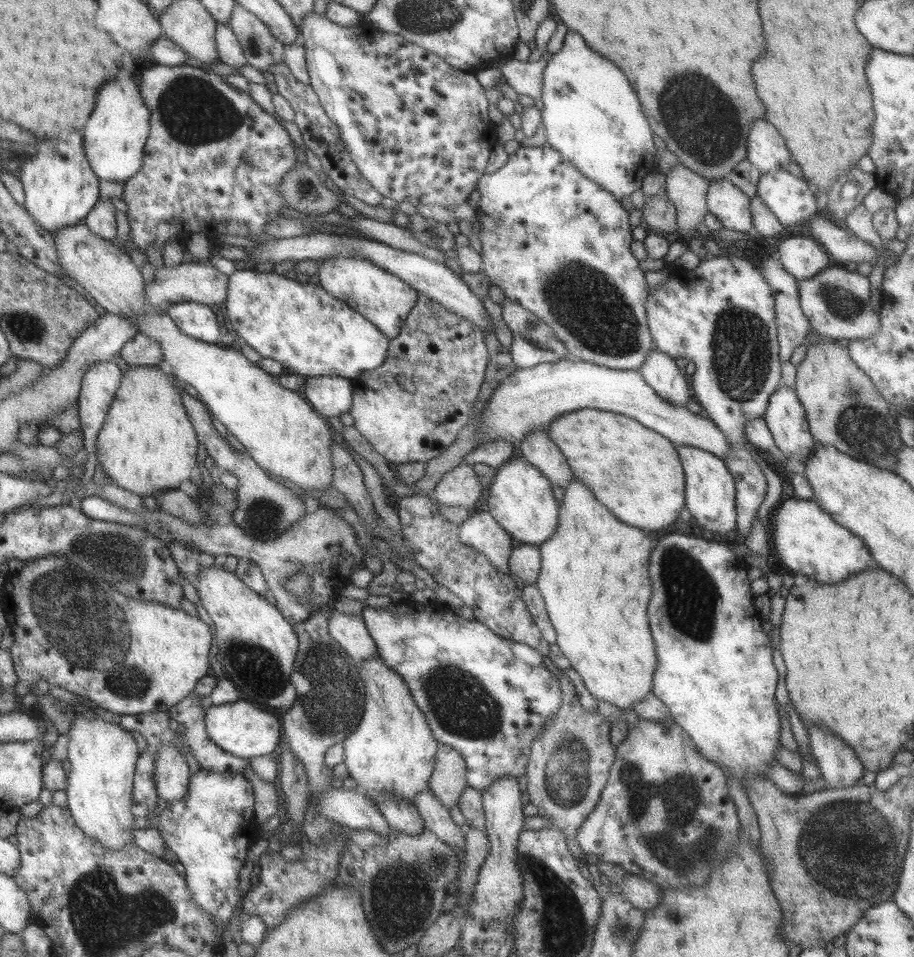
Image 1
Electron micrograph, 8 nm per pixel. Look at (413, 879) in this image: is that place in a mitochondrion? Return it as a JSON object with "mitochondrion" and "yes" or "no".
{"mitochondrion":"yes"}

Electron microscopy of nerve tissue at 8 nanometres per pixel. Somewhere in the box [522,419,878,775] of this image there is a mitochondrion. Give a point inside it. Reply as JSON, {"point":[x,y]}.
{"point":[690,591]}

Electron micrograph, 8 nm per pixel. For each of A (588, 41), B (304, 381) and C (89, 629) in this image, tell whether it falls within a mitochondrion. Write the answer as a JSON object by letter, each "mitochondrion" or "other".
{"A":"other","B":"other","C":"mitochondrion"}

